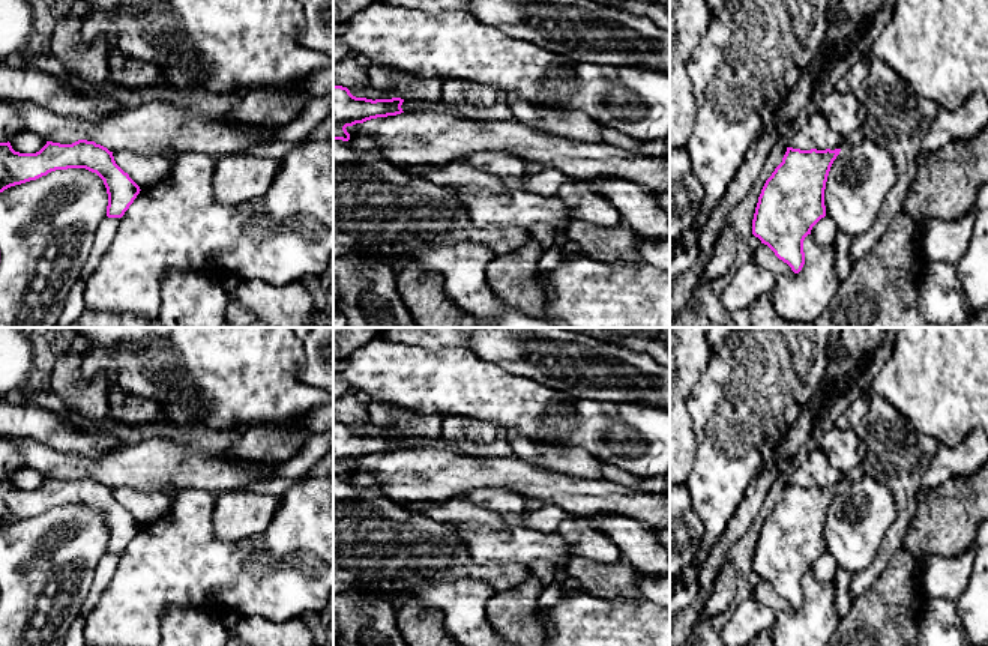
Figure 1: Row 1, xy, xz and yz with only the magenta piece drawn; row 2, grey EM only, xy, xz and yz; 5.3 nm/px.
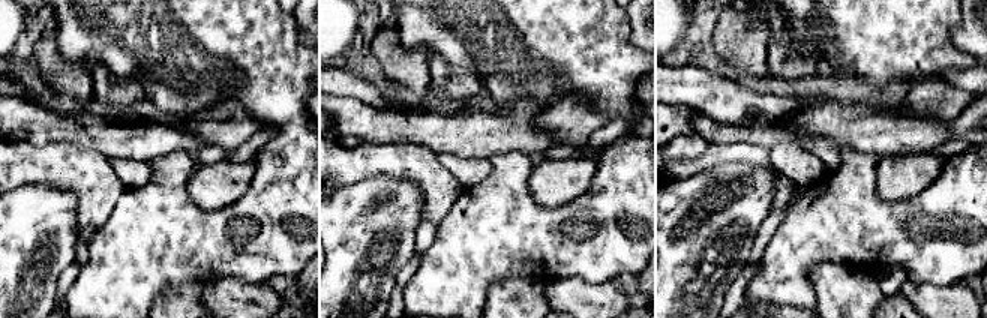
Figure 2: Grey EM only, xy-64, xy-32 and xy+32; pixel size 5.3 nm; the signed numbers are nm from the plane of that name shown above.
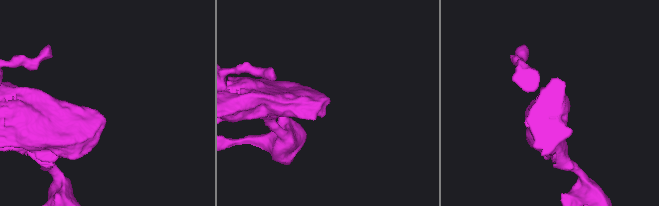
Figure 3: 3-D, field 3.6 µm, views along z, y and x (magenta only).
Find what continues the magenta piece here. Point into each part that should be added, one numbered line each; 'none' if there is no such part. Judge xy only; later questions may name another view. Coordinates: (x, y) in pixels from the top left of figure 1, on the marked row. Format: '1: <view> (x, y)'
none

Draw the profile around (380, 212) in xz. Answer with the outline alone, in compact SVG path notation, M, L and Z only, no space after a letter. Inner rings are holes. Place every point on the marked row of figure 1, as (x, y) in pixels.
M333 140L333 257L357 252L368 260L399 263L420 251L455 245L462 240L480 242L502 255L517 251L527 240L527 231L518 227L476 227L470 222L468 213L456 195L446 186L408 176L386 159L357 155L348 141Z

